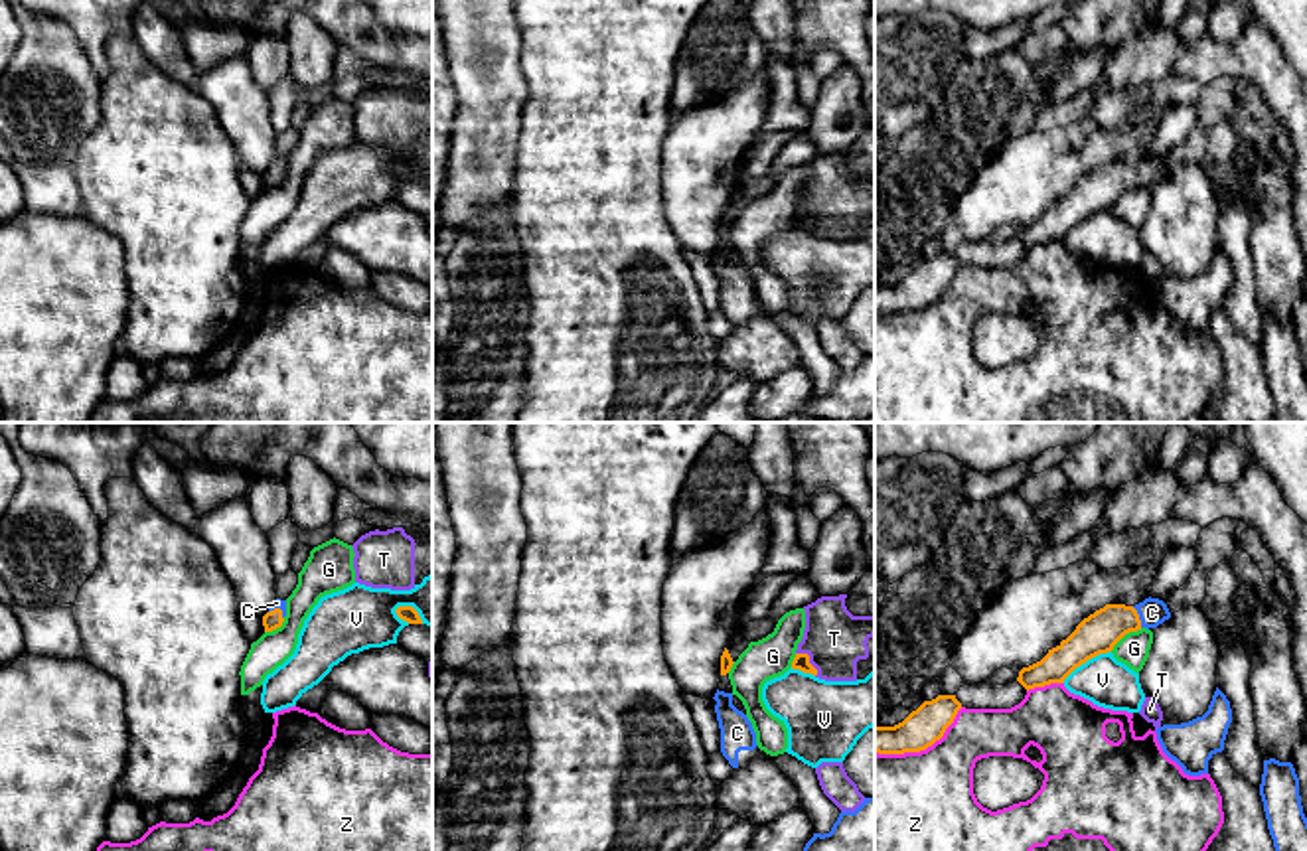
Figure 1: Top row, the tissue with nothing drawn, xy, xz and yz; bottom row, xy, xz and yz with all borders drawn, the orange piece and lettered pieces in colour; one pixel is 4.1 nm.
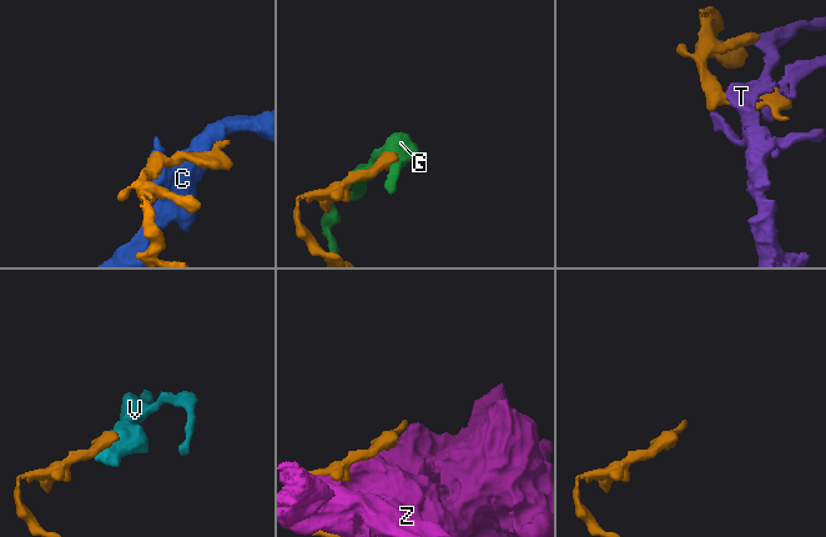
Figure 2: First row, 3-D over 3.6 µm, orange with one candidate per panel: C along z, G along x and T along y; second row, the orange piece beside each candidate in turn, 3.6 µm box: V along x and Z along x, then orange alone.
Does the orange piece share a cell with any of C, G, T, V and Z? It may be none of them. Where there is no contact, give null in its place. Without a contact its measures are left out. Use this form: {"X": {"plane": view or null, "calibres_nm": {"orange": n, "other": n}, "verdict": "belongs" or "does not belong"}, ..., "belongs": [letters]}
{"C": {"plane": "yz", "calibres_nm": {"orange": 160, "other": 110}, "verdict": "belongs"}, "G": {"plane": "yz", "calibres_nm": {"orange": 160, "other": 130}, "verdict": "does not belong"}, "T": {"plane": "xz", "calibres_nm": {"orange": 70, "other": 240}, "verdict": "does not belong"}, "V": {"plane": "yz", "calibres_nm": {"orange": 160, "other": 200}, "verdict": "does not belong"}, "Z": {"plane": "yz", "calibres_nm": {"orange": 160, "other": 480}, "verdict": "does not belong"}, "belongs": ["C"]}

